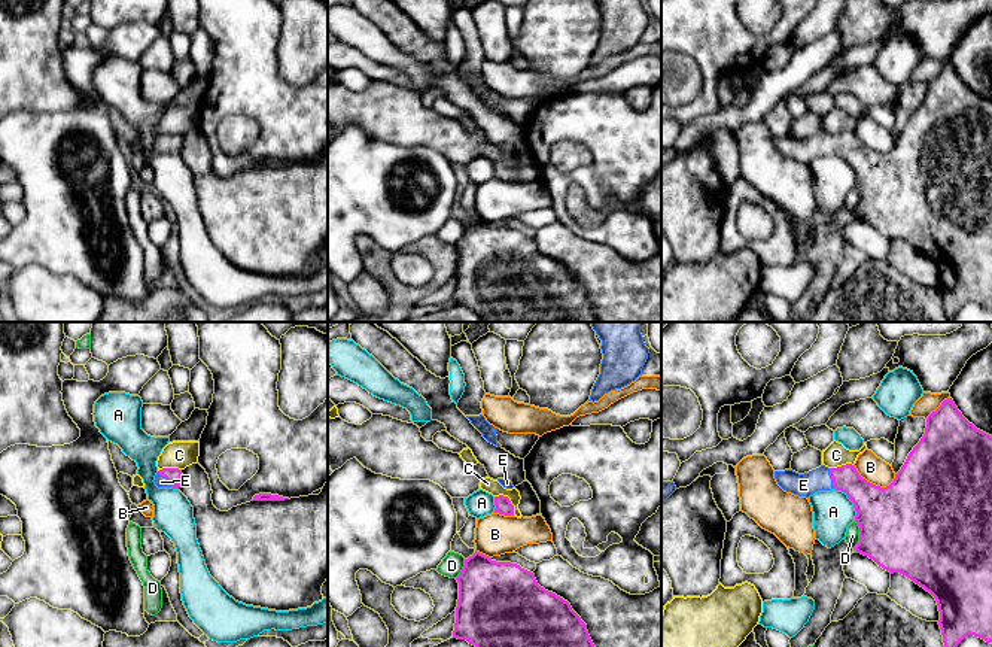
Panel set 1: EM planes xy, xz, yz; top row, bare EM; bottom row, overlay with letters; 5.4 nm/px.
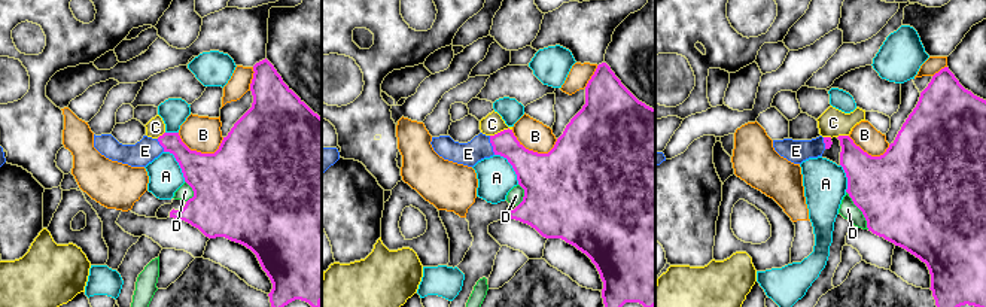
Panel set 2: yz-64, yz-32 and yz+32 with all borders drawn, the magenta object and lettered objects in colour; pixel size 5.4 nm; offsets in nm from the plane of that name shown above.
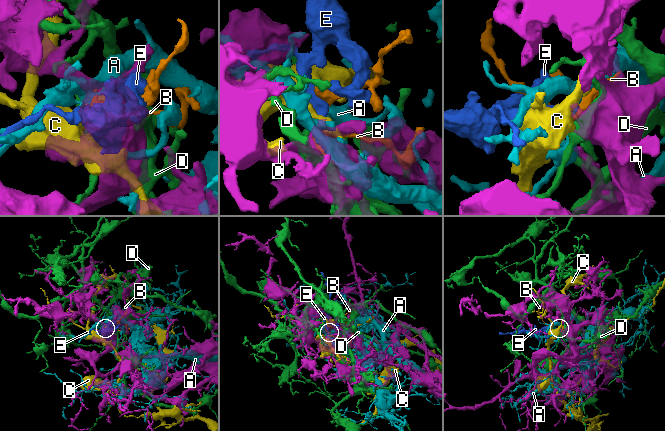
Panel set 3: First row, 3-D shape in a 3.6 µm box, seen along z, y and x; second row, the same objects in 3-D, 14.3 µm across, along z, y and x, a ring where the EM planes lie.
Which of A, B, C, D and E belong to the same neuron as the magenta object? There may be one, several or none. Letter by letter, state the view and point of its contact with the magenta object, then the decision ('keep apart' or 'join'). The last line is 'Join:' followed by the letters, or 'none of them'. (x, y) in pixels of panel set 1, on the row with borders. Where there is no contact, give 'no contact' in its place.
A: yz (851, 500) | keep apart
B: yz (872, 483) | keep apart
C: xz (508, 500) | keep apart
D: yz (860, 537) | keep apart
E: yz (831, 477) | join
Join: E

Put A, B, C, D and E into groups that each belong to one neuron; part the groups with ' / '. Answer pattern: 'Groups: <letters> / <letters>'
Groups: A / B / C / D / E

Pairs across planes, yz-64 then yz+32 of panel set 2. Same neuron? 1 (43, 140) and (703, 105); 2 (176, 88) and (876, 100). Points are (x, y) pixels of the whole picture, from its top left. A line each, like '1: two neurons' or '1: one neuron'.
1: one neuron
2: one neuron

